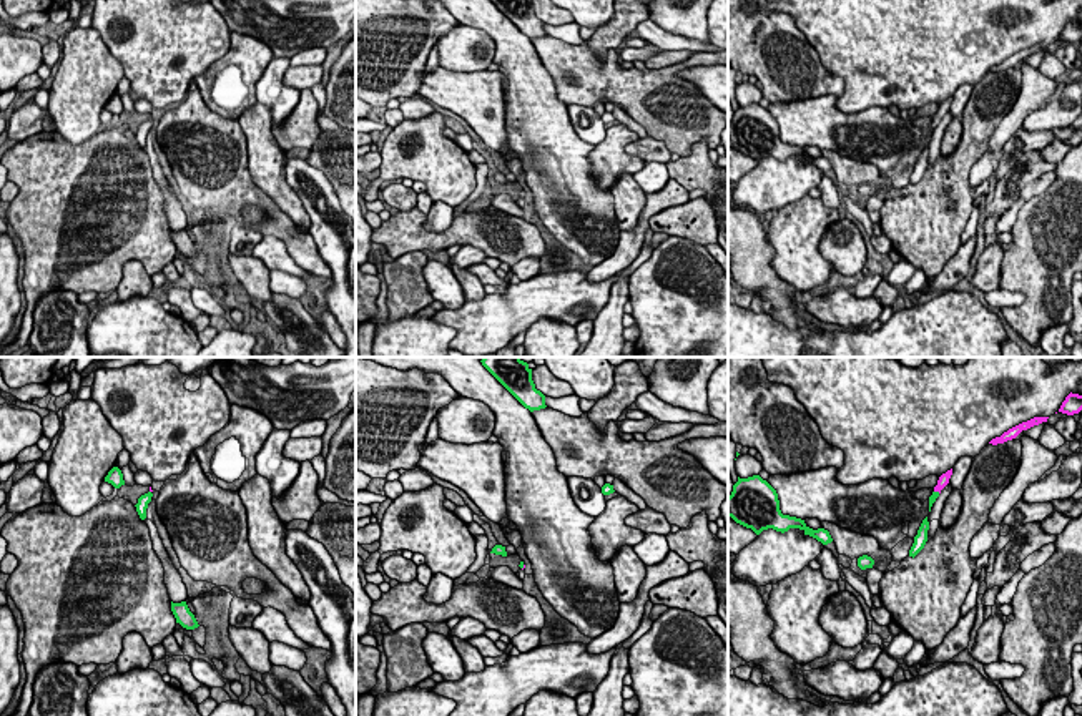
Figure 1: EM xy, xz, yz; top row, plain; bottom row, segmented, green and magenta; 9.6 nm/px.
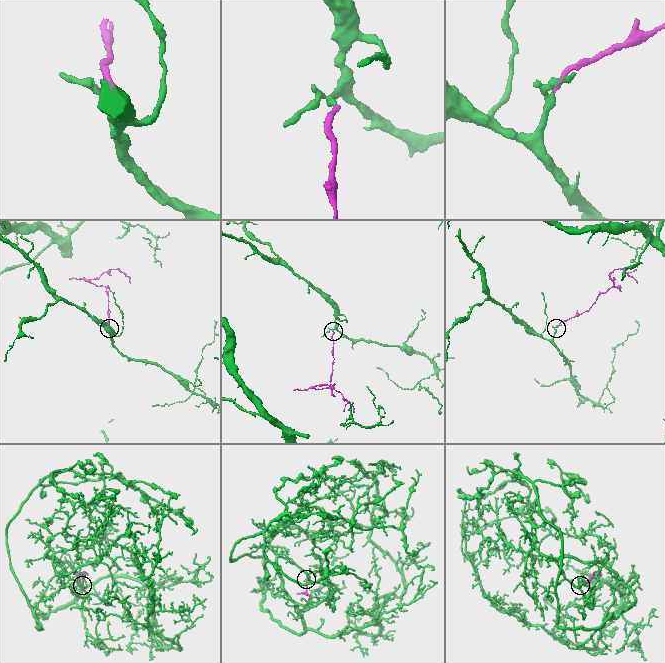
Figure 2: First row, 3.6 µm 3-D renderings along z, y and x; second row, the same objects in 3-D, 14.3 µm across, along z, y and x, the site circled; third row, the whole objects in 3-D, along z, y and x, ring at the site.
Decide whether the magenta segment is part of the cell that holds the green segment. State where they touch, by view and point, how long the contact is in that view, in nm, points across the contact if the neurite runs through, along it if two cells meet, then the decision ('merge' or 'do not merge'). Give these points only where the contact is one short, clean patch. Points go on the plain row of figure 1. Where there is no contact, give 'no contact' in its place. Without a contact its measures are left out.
contact yz (938, 120); length 70 nm; way yz (934, 123), (938, 120), (943, 108); merge

